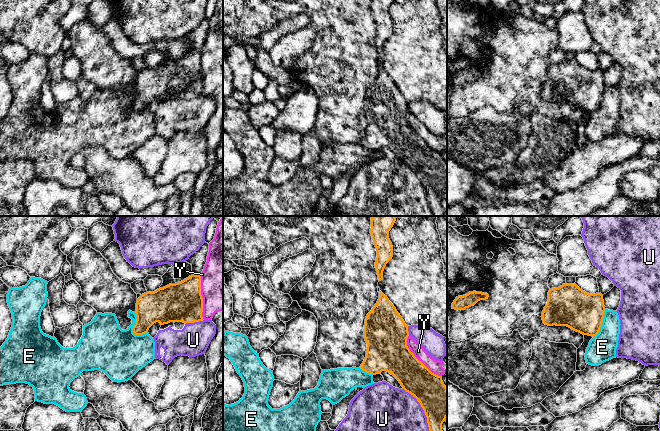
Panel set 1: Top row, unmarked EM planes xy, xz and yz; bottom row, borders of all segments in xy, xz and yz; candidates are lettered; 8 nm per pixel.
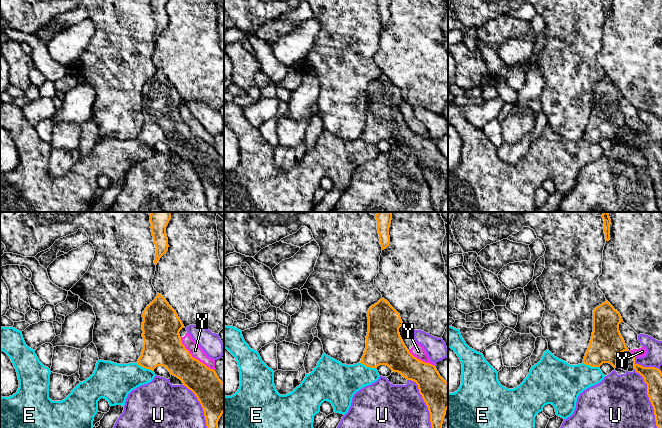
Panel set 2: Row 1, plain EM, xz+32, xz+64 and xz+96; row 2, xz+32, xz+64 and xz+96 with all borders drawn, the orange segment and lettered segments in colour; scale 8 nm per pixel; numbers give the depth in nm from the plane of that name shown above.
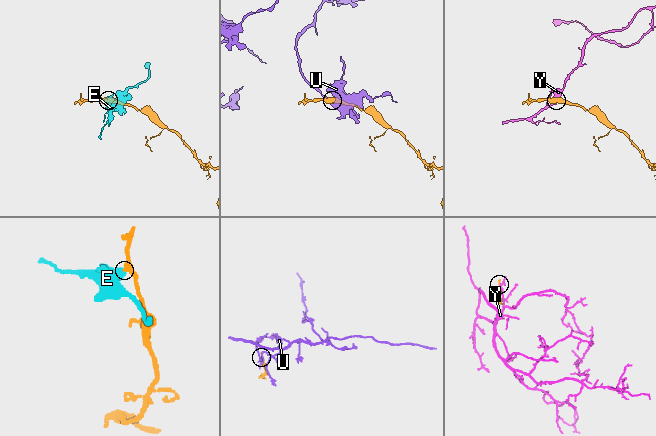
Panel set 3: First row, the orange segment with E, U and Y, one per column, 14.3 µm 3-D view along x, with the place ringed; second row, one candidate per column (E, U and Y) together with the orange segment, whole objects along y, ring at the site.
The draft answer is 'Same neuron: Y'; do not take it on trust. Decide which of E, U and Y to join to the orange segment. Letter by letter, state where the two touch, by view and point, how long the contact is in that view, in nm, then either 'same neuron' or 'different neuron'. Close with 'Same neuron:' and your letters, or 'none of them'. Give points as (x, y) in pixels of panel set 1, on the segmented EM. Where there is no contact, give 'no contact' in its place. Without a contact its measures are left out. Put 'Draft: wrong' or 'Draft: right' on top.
Draft: wrong
E: xy (133, 327) | 200 nm | different neuron
U: xz (422, 407) | 400 nm | different neuron
Y: xz (416, 358) | 420 nm | different neuron
Same neuron: none of them

